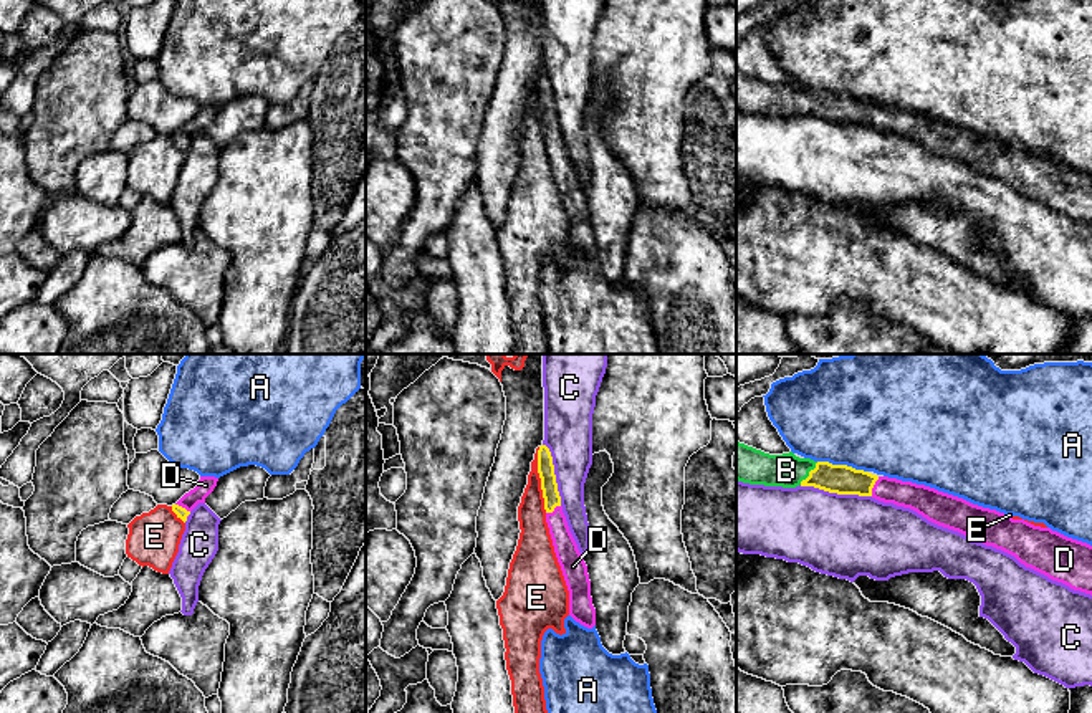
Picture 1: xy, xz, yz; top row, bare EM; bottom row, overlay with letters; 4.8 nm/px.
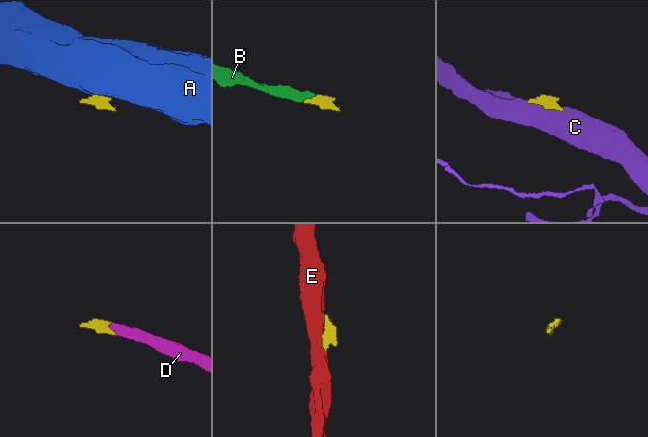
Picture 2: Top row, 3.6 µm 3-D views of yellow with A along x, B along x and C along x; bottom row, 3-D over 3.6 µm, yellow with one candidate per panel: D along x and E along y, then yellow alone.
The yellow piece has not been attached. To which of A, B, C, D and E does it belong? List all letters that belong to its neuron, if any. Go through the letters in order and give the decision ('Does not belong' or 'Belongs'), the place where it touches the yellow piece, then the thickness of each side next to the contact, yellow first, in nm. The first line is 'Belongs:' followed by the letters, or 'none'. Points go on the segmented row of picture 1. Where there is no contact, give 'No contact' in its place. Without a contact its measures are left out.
Belongs: B, D
A: Does not belong. Touches yellow at yz (842, 465). Thickness 140 nm (yellow) against 500 nm
B: Belongs. Touches yellow at yz (809, 473). Thickness 140 nm (yellow) against 170 nm
C: Does not belong. Touches yellow at yz (836, 492). Thickness 140 nm (yellow) against 400 nm
D: Belongs. Touches yellow at yz (872, 487). Thickness 140 nm (yellow) against 140 nm
E: Does not belong. Touches yellow at xz (541, 480). Thickness 80 nm (yellow) against 140 nm

